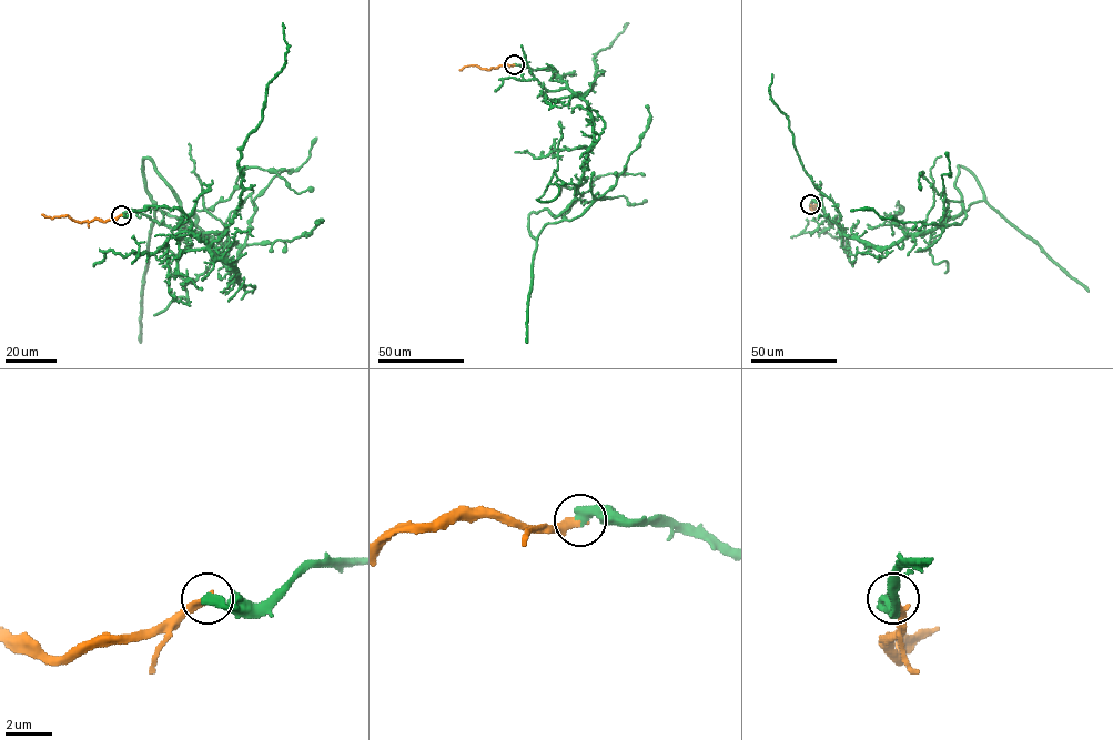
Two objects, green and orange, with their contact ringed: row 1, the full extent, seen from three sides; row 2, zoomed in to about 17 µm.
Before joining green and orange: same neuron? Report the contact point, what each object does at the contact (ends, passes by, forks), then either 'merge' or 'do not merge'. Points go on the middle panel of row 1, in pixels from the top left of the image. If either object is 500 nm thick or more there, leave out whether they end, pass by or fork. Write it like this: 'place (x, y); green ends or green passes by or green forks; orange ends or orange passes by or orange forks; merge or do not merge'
place (514, 64); green ends; orange ends; merge

